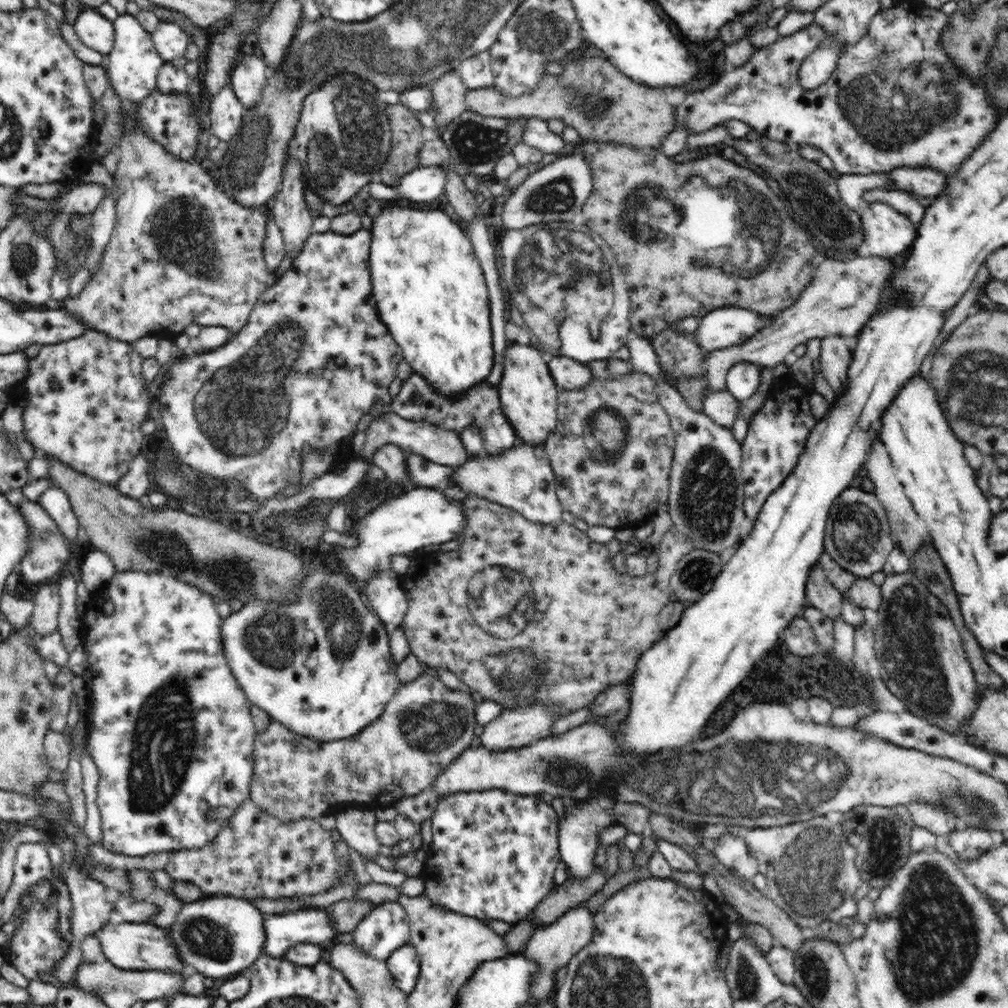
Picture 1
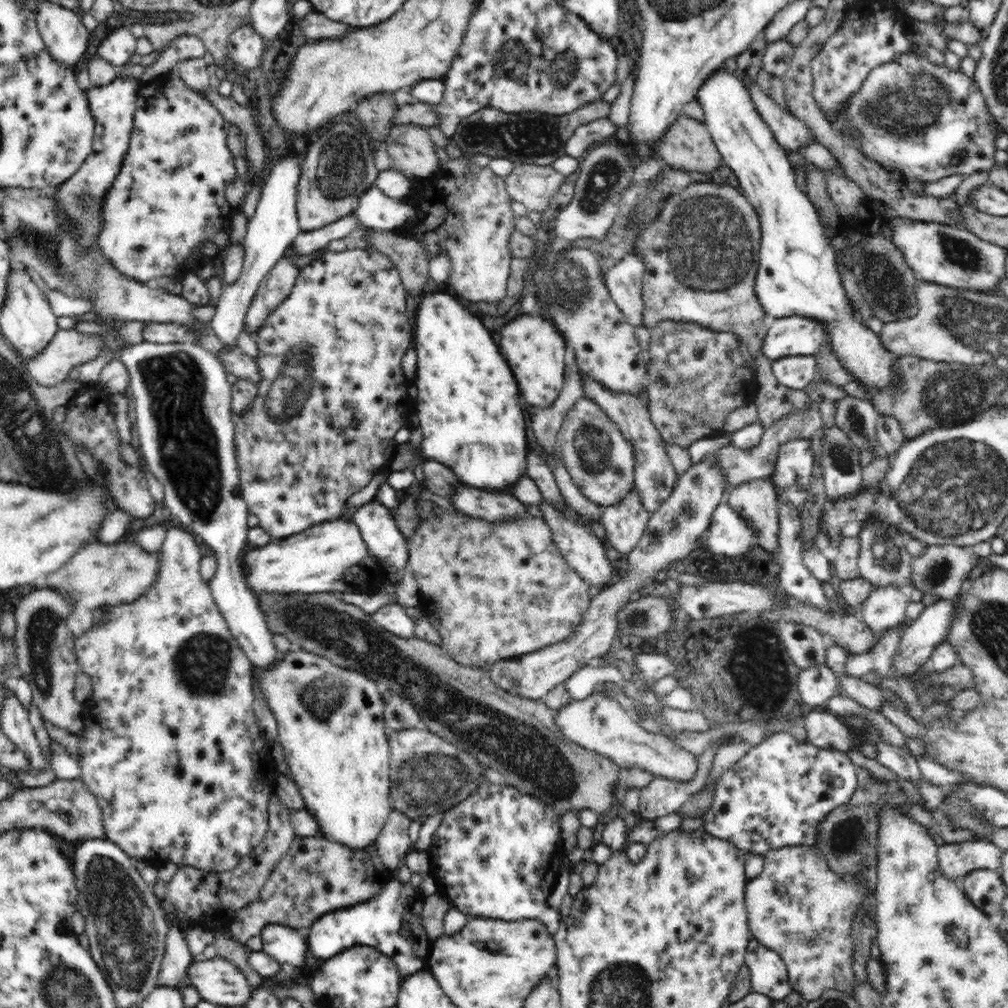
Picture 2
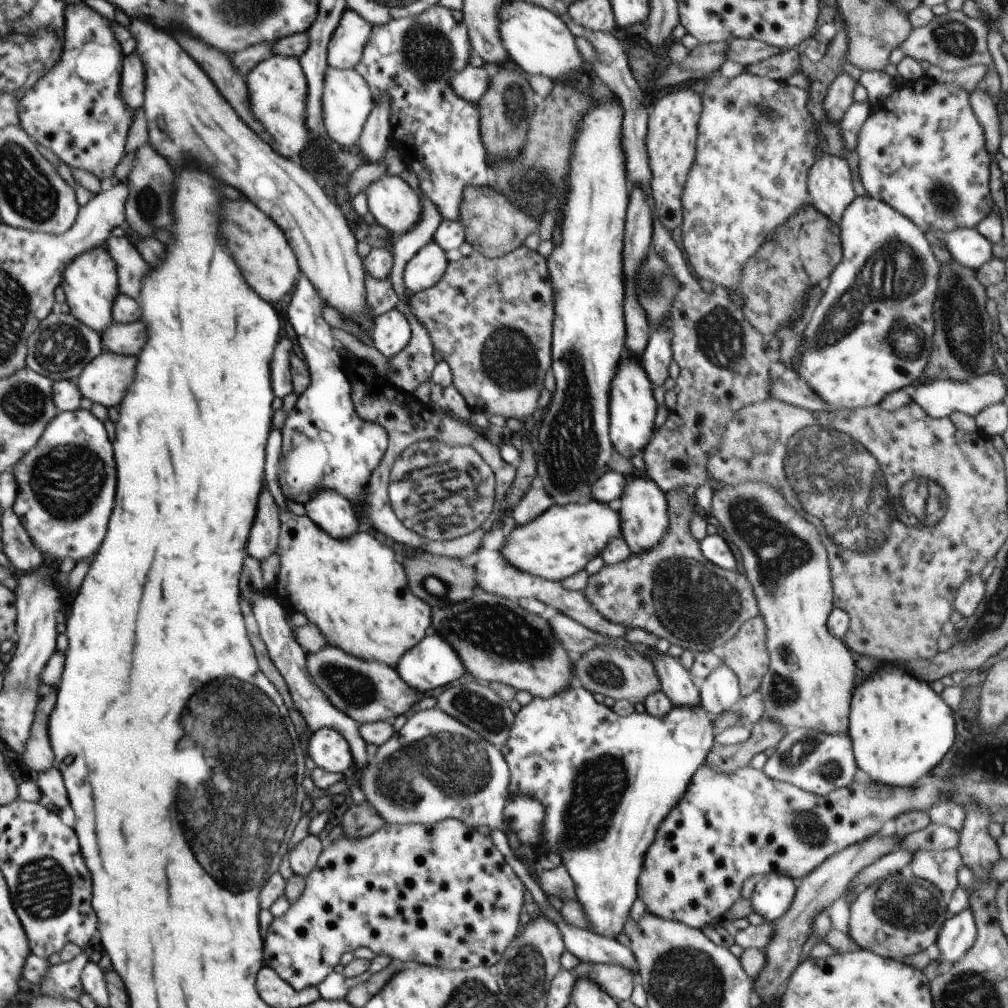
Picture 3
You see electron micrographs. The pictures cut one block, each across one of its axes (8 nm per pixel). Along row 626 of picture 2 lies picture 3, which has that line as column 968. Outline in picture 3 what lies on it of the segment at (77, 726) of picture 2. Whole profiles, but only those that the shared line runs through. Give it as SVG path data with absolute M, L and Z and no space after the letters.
M948 11L936 15L926 26L915 28L903 42L901 48L908 57L926 60L942 70L968 69L972 65L992 66L993 56L987 45L988 26L981 19L971 18L963 11Z

